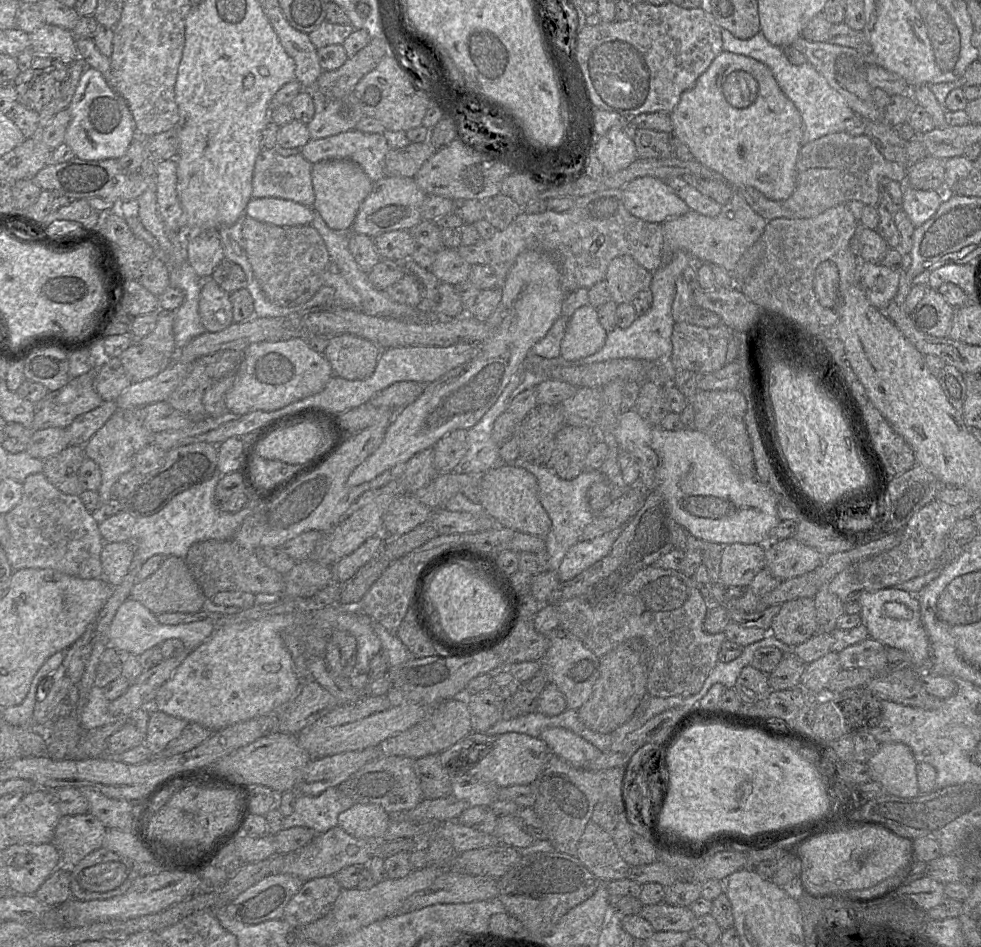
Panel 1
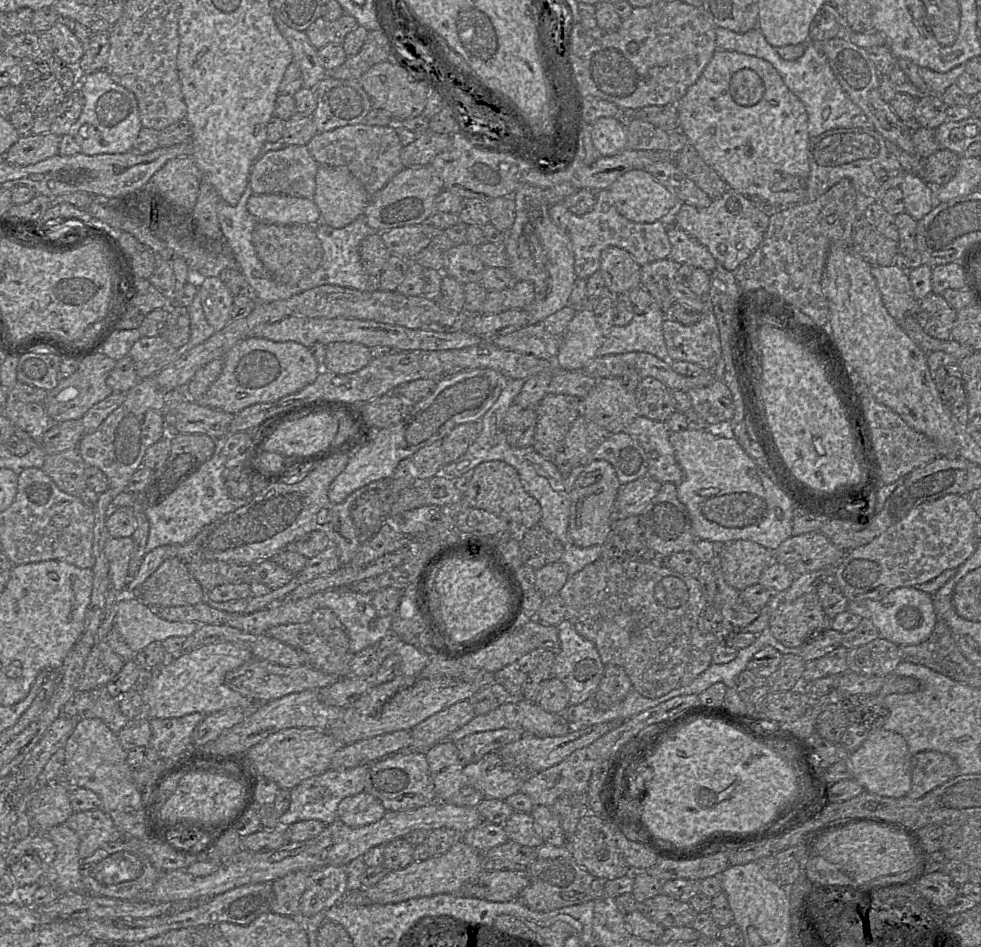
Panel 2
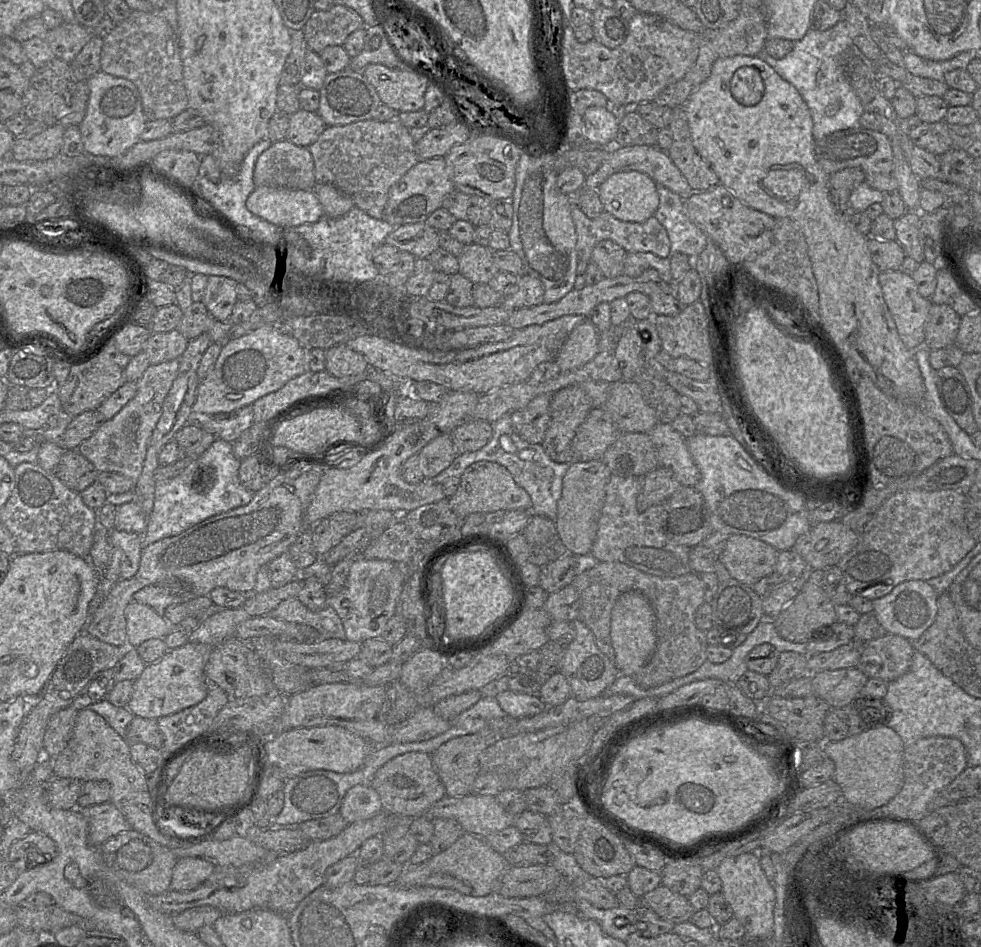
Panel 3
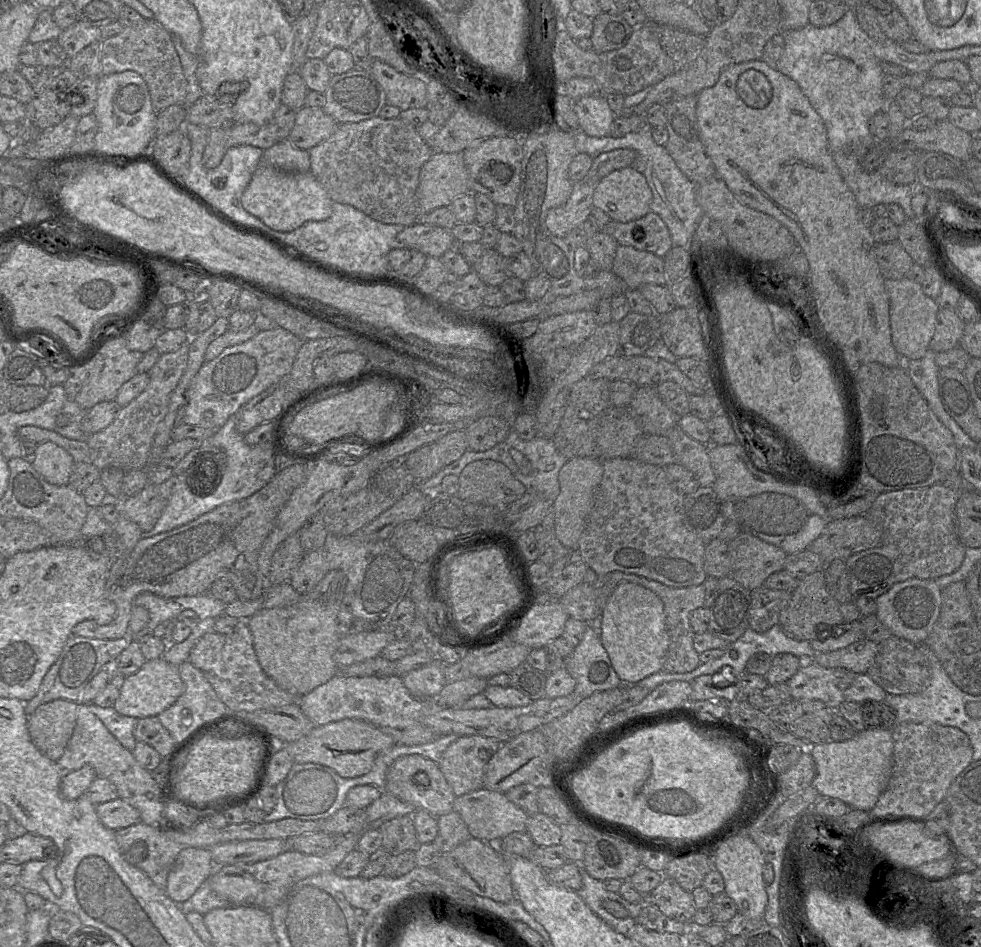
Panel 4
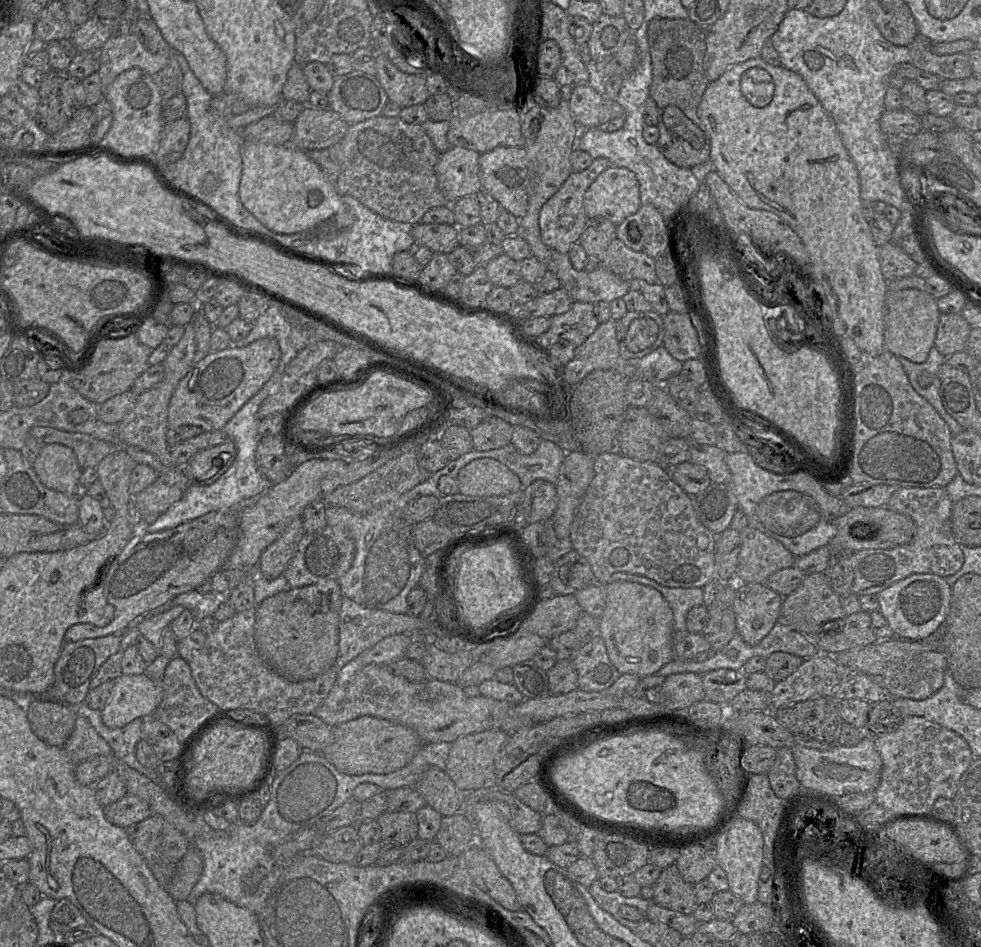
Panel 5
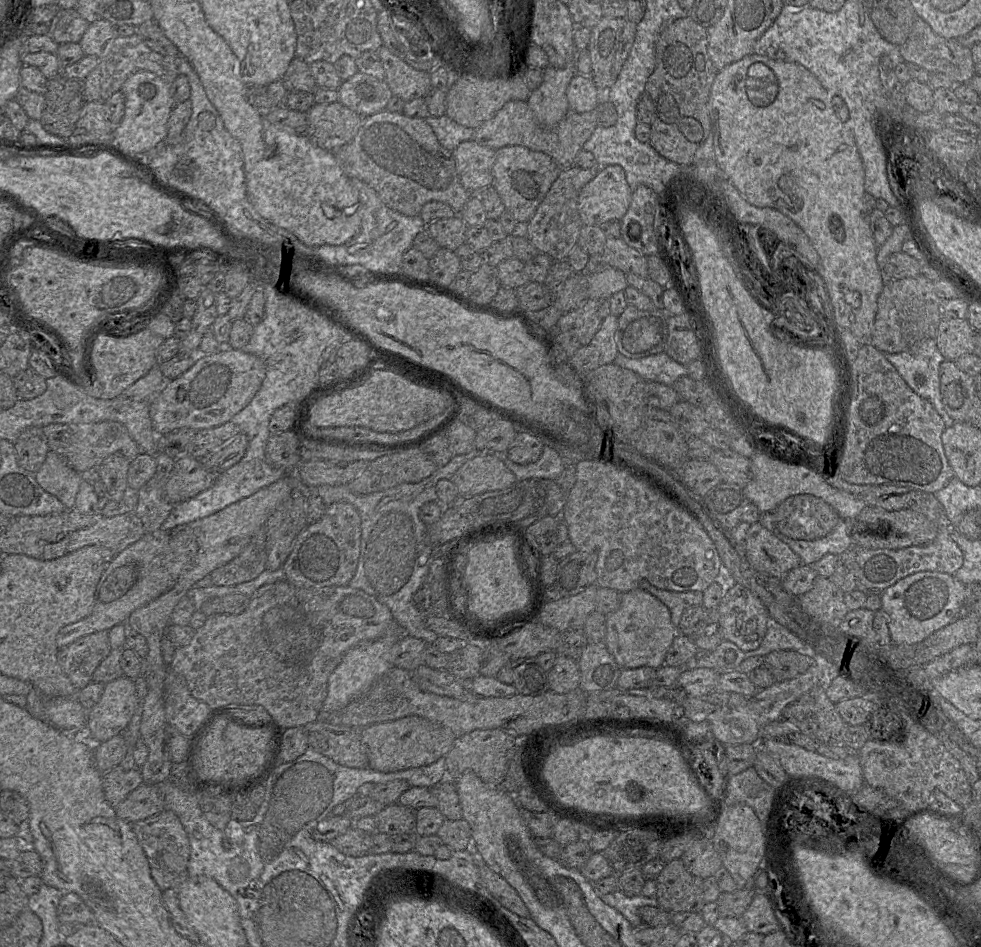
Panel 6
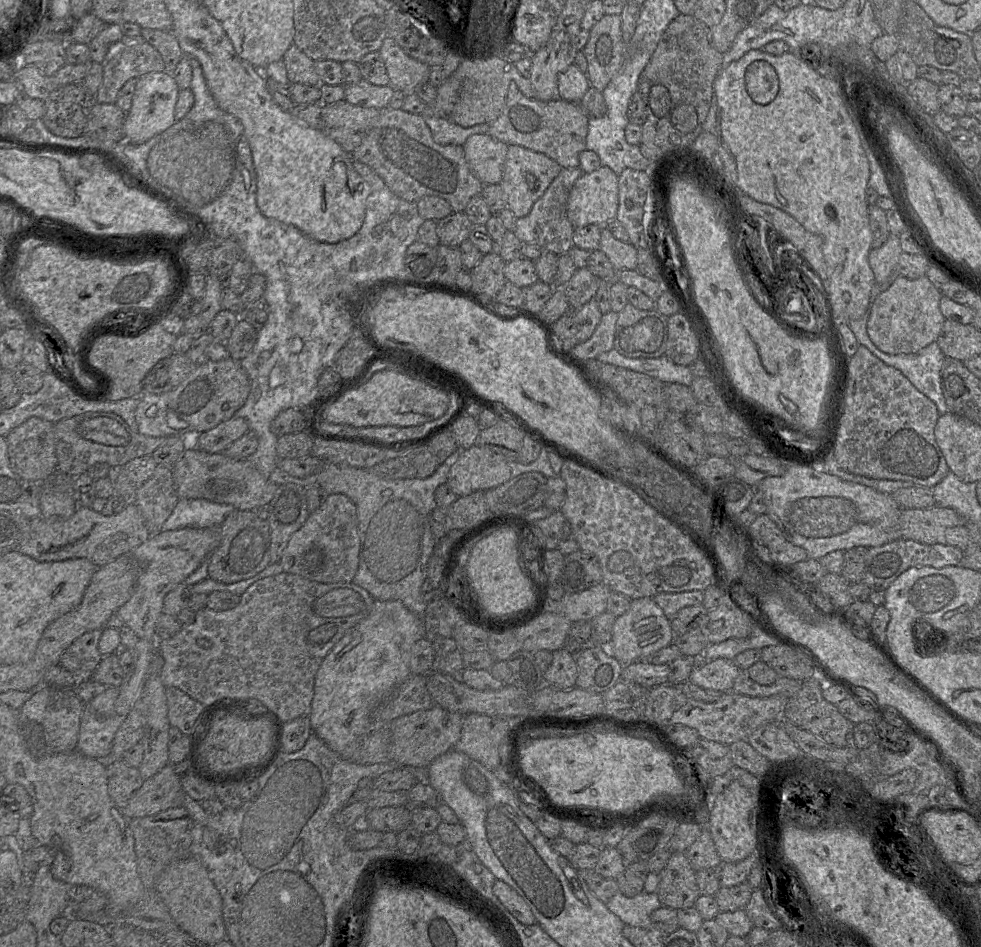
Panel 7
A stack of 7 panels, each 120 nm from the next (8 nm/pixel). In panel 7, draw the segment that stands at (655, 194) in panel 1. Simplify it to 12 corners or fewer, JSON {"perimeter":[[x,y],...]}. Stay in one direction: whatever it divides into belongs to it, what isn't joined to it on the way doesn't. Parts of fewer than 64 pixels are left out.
{"perimeter":[[583,173],[567,201],[574,228],[616,219],[618,176]]}

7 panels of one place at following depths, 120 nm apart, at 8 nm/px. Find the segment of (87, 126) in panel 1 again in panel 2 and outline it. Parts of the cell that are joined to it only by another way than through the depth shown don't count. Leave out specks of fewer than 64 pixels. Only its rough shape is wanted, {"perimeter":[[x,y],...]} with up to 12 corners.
{"perimeter":[[105,70],[79,75],[84,105],[68,134],[81,153],[131,151],[134,94]]}

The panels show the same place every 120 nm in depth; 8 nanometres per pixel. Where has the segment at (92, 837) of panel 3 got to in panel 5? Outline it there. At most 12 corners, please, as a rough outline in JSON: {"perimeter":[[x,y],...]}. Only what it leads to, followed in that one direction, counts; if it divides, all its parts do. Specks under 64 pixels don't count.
{"perimeter":[[127,794],[104,807],[106,819],[127,829],[151,816],[143,799]]}

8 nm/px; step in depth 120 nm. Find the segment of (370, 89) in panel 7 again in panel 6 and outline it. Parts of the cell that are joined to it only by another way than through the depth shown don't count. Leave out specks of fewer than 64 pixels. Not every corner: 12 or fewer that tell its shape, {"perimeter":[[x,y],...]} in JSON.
{"perimeter":[[357,72],[339,102],[363,117],[393,96],[386,81]]}

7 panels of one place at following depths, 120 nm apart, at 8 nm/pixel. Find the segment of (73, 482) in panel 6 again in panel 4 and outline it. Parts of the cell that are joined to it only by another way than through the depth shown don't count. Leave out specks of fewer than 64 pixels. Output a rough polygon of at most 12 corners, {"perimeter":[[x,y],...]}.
{"perimeter":[[53,442],[38,443],[32,466],[69,485],[75,461]]}

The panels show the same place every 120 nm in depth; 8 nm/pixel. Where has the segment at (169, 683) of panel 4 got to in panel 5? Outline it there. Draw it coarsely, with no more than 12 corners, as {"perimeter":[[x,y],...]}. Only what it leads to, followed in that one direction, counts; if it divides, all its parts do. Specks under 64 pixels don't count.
{"perimeter":[[145,673],[114,679],[101,710],[104,724],[121,728],[153,716],[161,681]]}

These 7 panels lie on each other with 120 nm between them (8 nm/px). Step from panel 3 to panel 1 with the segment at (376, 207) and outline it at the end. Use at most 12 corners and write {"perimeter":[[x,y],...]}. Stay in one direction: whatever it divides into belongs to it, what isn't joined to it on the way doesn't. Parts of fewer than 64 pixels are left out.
{"perimeter":[[349,130],[310,139],[311,164],[342,159],[372,182],[385,175],[390,150],[381,133]]}

